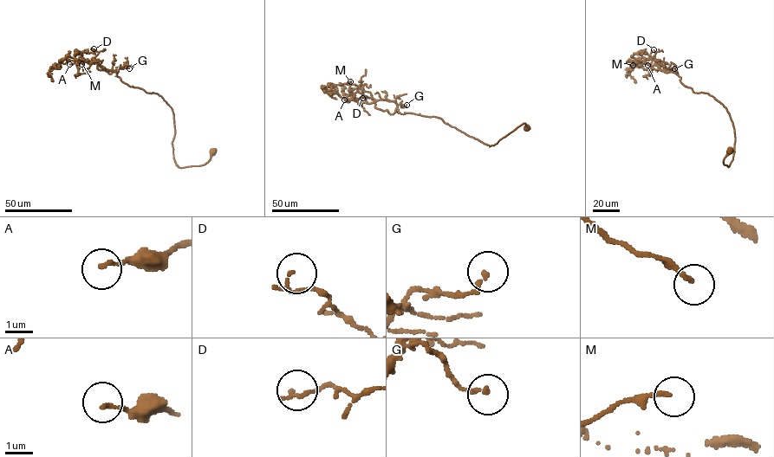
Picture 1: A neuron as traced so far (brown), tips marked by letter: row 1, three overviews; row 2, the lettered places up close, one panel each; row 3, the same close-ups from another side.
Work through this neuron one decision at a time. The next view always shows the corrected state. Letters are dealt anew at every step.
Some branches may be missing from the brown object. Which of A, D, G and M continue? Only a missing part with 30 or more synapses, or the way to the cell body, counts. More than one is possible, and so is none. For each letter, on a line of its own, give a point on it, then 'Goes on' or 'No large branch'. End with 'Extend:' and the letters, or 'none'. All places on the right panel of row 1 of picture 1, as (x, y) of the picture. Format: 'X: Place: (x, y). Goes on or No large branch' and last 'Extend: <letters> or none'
A: Place: (647, 65). No large branch
D: Place: (653, 49). No large branch
G: Place: (674, 68). No large branch
M: Place: (633, 65). No large branch
Extend: none

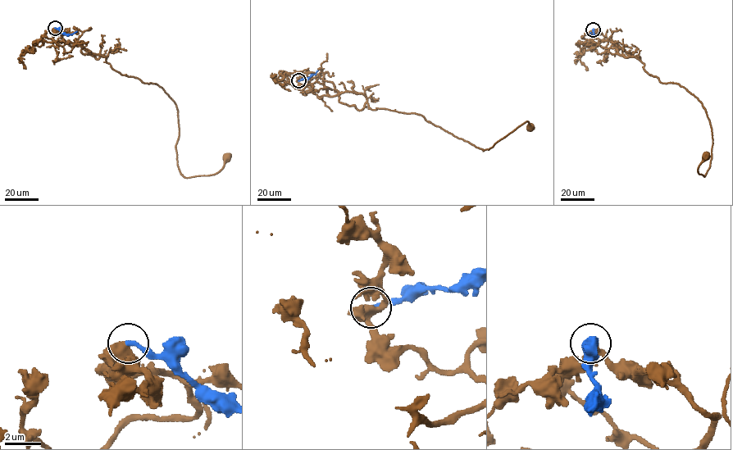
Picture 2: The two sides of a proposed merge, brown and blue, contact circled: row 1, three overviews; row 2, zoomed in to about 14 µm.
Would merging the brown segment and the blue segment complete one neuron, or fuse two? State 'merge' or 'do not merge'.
do not merge

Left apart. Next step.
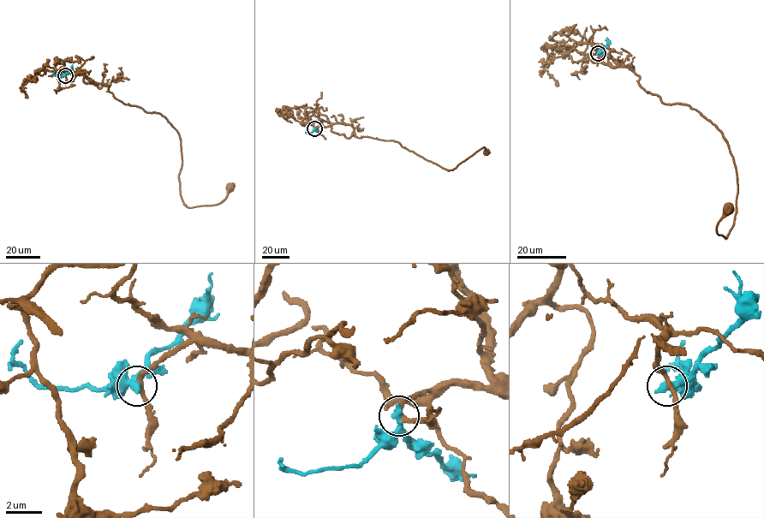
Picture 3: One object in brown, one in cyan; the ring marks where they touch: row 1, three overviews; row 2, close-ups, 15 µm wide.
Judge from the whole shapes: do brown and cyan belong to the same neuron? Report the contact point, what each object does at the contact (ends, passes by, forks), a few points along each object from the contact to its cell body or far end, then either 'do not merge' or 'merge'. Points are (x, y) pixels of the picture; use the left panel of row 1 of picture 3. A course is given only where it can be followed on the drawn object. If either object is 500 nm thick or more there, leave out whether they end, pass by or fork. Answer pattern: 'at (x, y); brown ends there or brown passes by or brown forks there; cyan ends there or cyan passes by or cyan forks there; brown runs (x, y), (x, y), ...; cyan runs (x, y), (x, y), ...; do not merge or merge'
at (65, 75); brown passes by; cyan ends there; brown runs (65, 75), (78, 72), (165, 116), (181, 140), (189, 207), (217, 205), (230, 187); cyan runs (65, 75), (72, 65); do not merge

